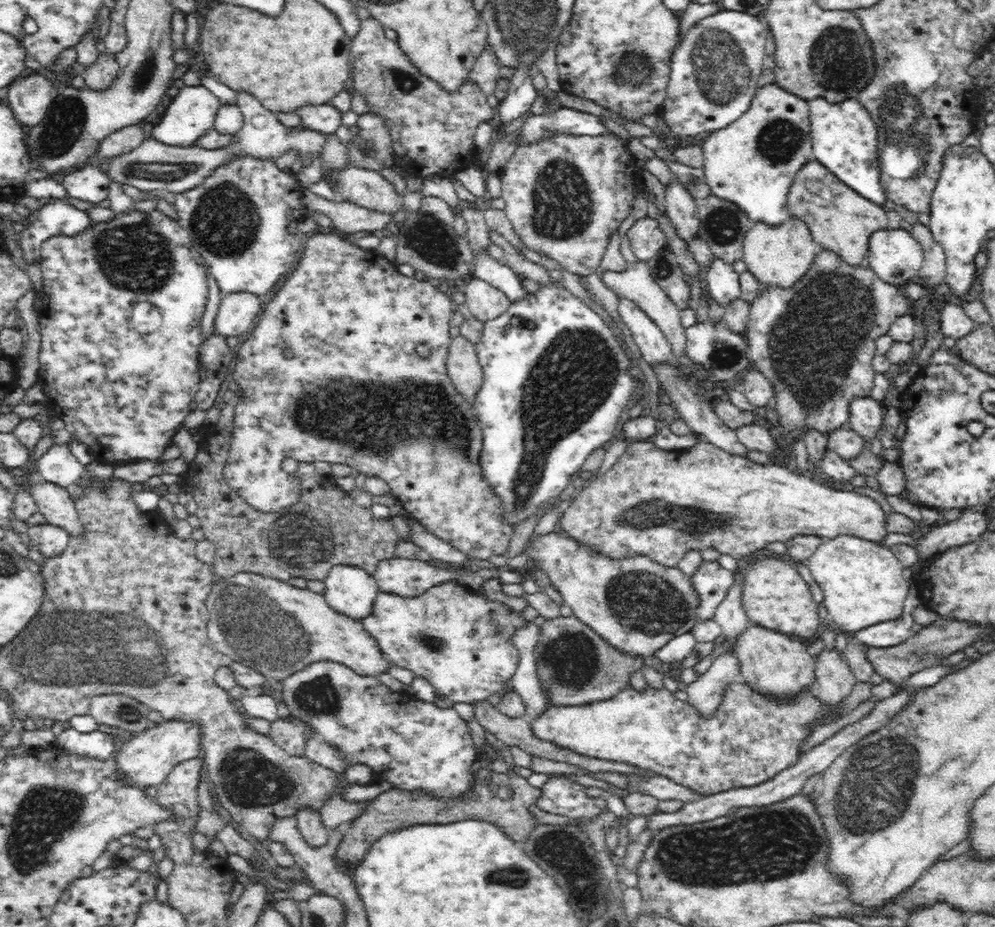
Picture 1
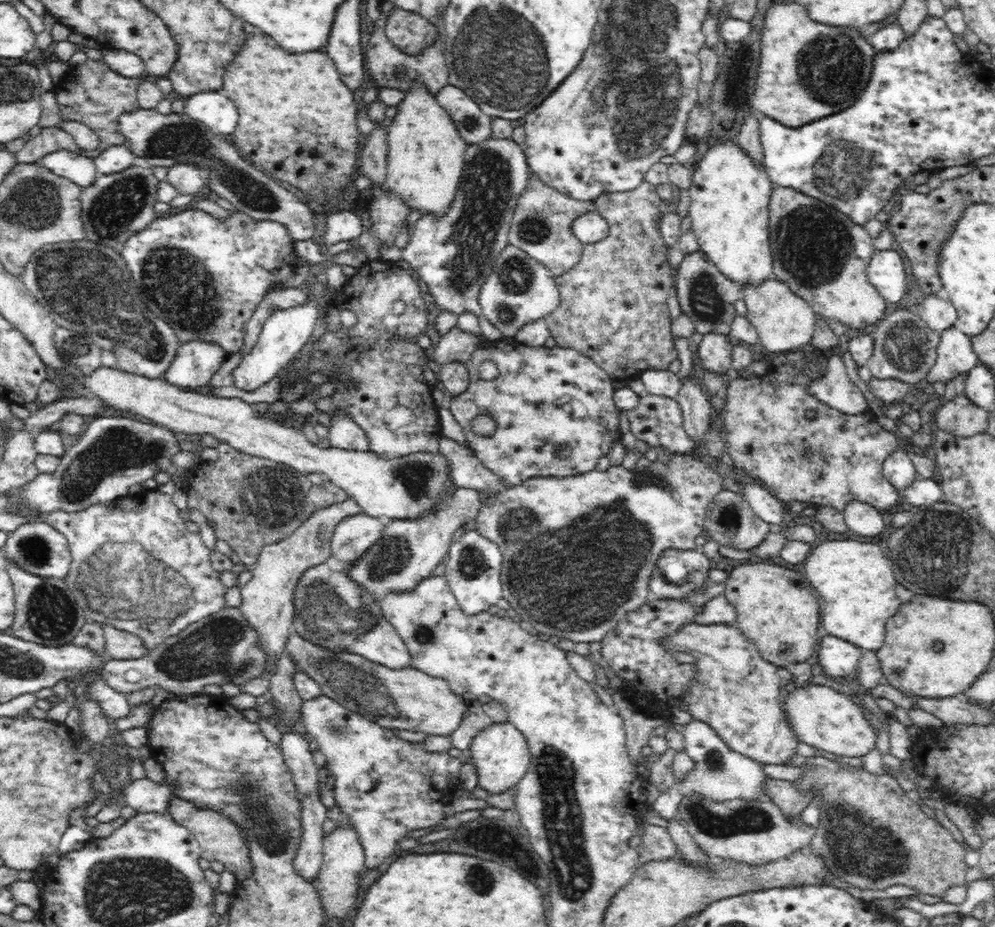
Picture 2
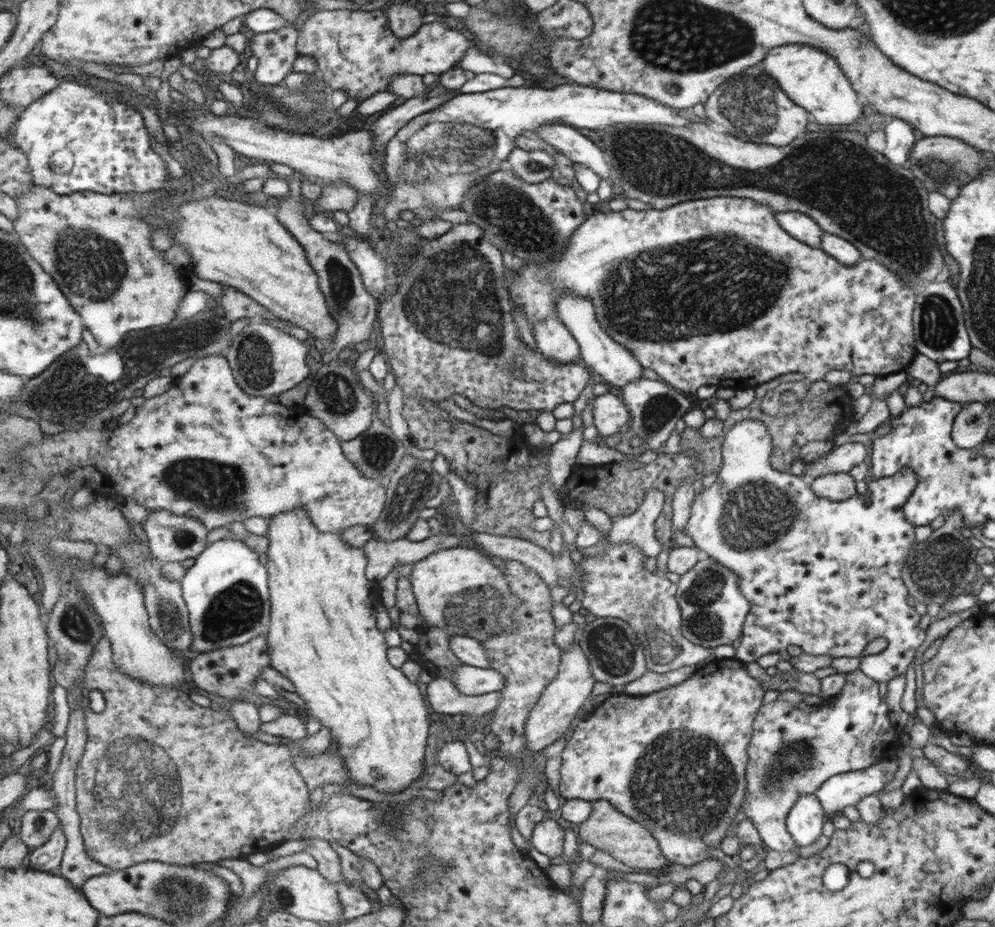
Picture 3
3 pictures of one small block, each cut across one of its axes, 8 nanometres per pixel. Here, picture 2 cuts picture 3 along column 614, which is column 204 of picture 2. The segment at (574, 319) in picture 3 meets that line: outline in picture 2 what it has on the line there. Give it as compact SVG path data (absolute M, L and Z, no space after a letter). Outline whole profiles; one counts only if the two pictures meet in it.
M206 340L186 341L178 347L169 370L161 377L183 390L206 386L227 358L227 353L218 343Z

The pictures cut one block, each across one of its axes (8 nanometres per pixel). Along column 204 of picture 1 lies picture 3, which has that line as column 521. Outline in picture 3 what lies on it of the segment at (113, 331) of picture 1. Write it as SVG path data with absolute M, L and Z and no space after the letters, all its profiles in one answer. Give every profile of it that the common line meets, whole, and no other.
M724 196L678 202L661 210L626 208L618 212L607 209L596 211L573 232L565 251L557 255L555 259L541 265L523 263L515 259L515 266L519 270L514 276L511 276L510 272L507 276L511 304L515 304L515 309L523 312L526 320L533 324L547 317L557 317L559 296L563 294L589 300L596 310L601 327L620 345L625 345L627 349L630 349L643 369L652 370L658 377L661 377L661 381L689 395L693 395L699 386L705 385L717 386L719 391L755 389L763 382L791 372L799 372L809 382L813 382L813 380L821 380L831 370L849 372L857 377L864 374L891 375L897 373L897 370L901 370L903 366L911 364L917 354L912 313L918 290L912 288L909 281L902 280L901 276L873 259L861 259L853 267L842 265L842 262L835 261L830 254L823 253L821 248L805 245L791 237L778 225L774 213L768 205L758 201Z

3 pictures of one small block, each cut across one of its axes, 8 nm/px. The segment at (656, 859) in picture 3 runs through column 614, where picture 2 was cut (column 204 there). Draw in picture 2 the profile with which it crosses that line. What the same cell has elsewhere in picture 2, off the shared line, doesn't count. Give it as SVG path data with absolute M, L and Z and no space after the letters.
M172 796L168 800L166 812L178 824L184 825L194 835L194 839L200 844L202 858L210 862L213 860L220 862L220 864L224 865L225 870L234 874L236 880L248 878L252 874L246 837L242 835L241 828L230 817L226 817L210 808L196 807L194 803L182 800L176 796Z

